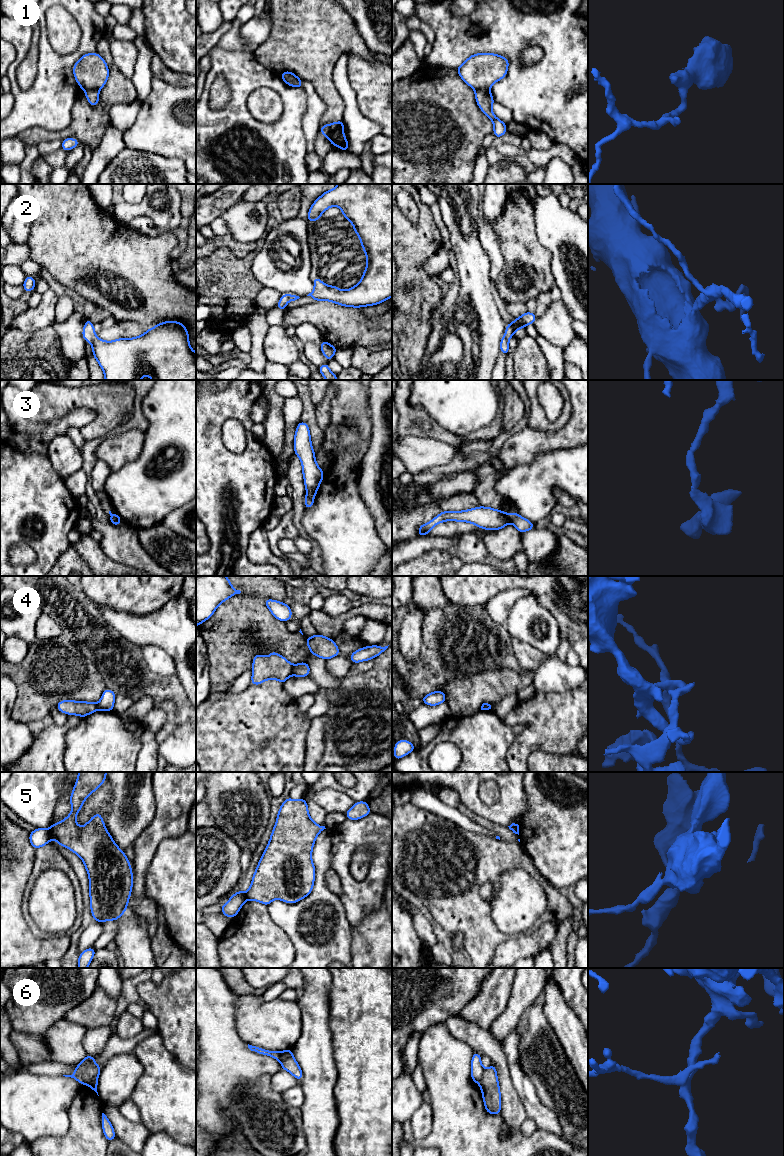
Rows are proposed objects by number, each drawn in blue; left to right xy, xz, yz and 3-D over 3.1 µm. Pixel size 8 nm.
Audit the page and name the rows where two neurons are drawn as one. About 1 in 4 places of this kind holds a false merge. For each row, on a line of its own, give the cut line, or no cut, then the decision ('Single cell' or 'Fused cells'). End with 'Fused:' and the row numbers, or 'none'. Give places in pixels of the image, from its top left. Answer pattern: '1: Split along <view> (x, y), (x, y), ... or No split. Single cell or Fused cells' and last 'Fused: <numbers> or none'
1: Split along xz (295, 75), (295, 80), (291, 84), (283, 79). Fused cells
2: No split. Single cell
3: Split along yz (507, 514), (511, 521). Fused cells
4: Split along xz (294, 665), (292, 674). Fused cells
5: Split along xy (49, 829), (52, 834). Fused cells
6: No split. Single cell
Fused: 1, 3, 4, 5

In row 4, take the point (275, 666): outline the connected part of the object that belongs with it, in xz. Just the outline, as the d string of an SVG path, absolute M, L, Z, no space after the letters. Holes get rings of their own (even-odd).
M275 651L267 657L256 654L252 662L251 685L259 685L273 678L284 684L293 675L294 665Z

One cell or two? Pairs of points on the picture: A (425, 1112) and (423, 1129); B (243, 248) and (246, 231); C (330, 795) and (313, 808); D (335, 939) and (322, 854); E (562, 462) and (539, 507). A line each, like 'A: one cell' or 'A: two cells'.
A: one cell
B: two cells
C: two cells
D: one cell
E: one cell

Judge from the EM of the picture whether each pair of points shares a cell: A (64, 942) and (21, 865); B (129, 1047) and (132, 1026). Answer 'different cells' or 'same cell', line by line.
A: same cell
B: different cells

